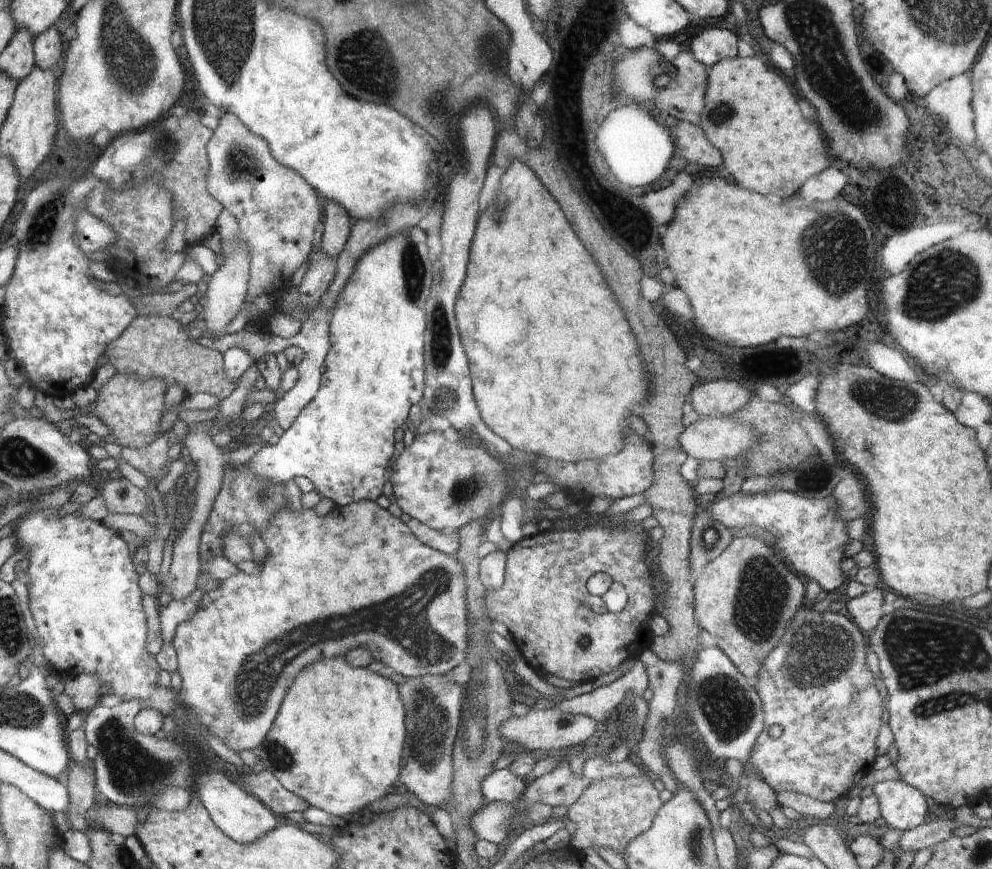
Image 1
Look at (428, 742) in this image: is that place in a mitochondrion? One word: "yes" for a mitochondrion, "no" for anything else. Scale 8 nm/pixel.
yes

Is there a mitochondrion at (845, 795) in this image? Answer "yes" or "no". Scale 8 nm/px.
no

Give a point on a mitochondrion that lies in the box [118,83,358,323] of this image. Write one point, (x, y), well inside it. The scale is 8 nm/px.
(241, 166)

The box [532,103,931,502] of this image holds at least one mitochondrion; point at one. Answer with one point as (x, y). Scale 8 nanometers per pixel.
(838, 237)

